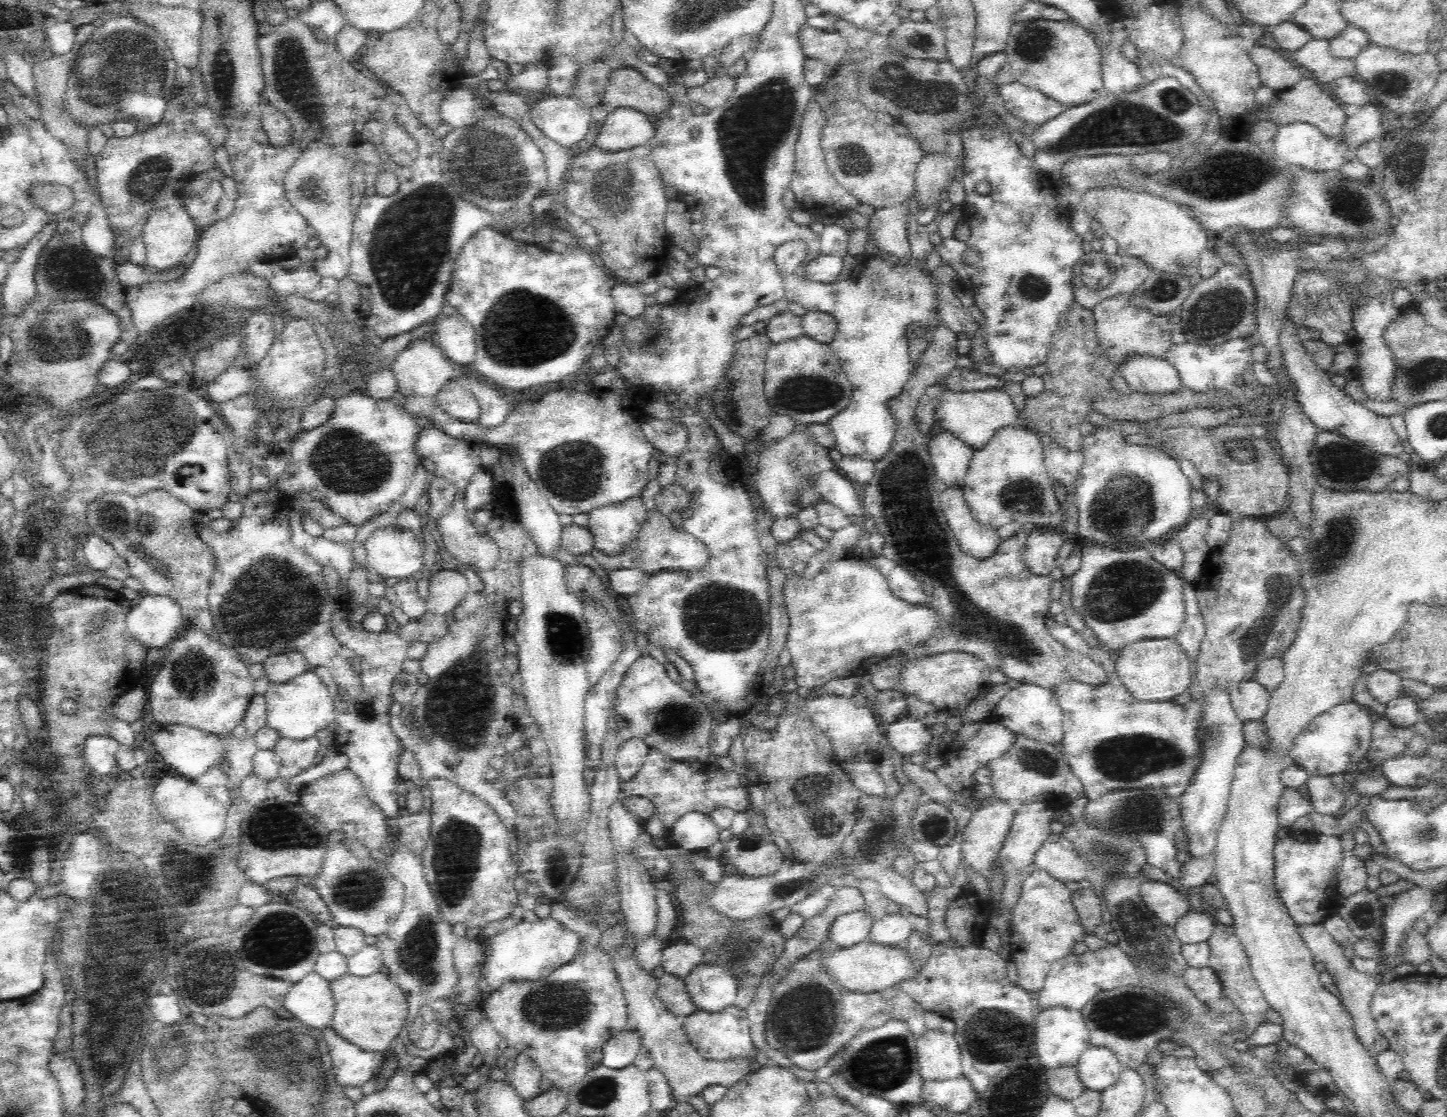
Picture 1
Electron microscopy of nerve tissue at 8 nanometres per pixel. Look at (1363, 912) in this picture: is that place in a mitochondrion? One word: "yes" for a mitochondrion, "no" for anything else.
yes

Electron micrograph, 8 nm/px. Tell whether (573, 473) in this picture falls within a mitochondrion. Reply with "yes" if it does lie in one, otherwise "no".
yes

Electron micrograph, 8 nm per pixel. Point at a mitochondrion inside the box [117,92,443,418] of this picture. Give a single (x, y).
(147, 179)

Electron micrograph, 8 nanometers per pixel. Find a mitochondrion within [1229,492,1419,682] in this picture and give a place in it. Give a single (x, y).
(1253, 641)

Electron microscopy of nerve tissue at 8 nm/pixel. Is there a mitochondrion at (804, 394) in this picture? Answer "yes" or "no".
yes

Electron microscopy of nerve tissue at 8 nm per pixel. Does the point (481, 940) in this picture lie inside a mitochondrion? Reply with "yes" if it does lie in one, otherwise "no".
no

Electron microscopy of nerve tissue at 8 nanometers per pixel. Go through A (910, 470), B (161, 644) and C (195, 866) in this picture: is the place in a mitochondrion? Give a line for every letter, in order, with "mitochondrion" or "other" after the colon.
A: mitochondrion
B: other
C: mitochondrion

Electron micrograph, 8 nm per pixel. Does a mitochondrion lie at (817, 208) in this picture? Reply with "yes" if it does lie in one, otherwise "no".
no

